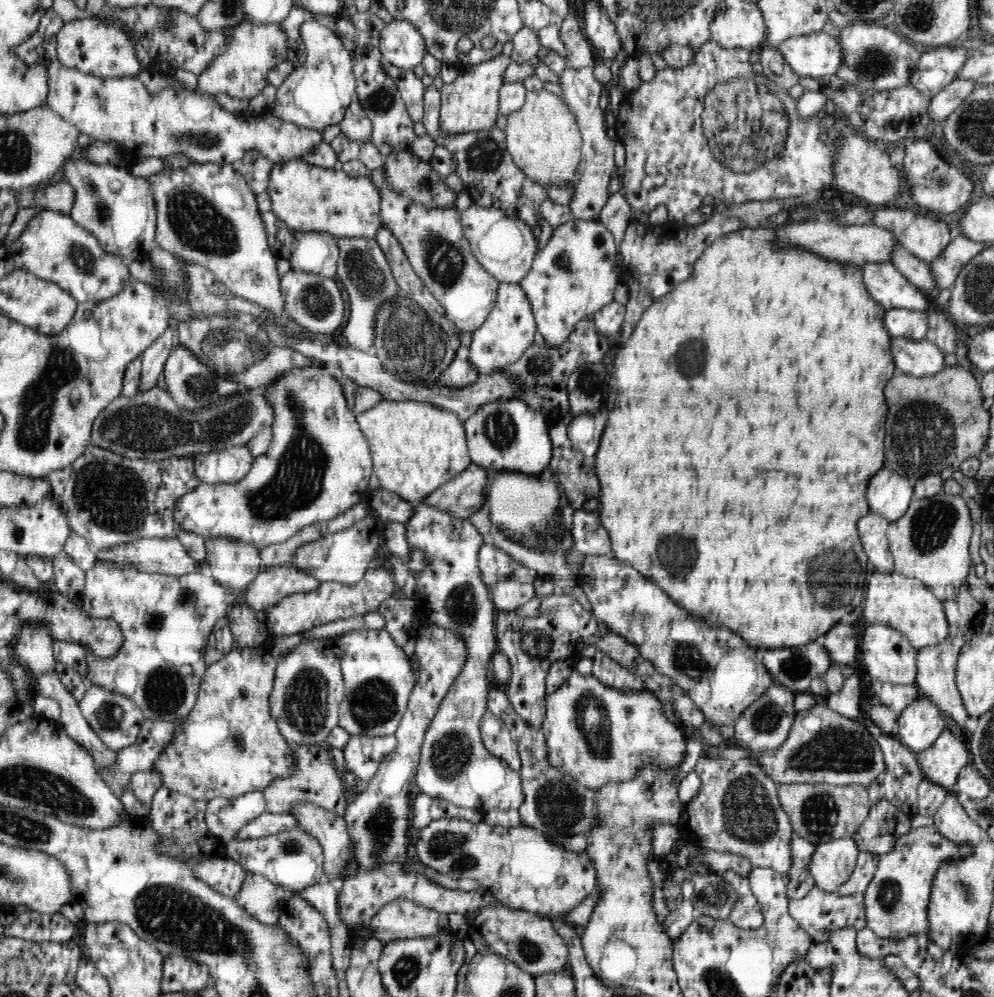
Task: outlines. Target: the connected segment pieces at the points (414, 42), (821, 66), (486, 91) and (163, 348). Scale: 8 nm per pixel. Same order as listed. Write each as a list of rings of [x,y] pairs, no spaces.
[[[395,19],[382,30],[379,37],[381,56],[394,66],[414,69],[427,53],[422,34],[407,21]]]
[[[824,31],[793,36],[774,47],[799,76],[816,79],[837,74],[843,61],[837,39]]]
[[[501,53],[492,60],[462,69],[451,83],[445,83],[441,90],[437,130],[446,135],[466,135],[494,128],[499,112],[499,92],[504,84],[503,74],[512,61],[511,56]]]
[[[169,327],[155,340],[150,347],[141,355],[142,357],[142,376],[140,376],[140,390],[144,392],[154,388],[158,382],[158,377],[164,372],[164,364],[172,352],[172,346],[177,340],[176,330],[178,327]]]

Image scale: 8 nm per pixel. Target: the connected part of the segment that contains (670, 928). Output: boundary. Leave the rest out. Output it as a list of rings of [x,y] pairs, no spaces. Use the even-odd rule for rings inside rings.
[[[684,880],[680,885],[681,901],[678,909],[671,913],[665,921],[664,932],[670,936],[672,941],[676,941],[686,930],[690,924],[698,917],[698,913],[691,901],[694,891],[694,884],[690,880]]]

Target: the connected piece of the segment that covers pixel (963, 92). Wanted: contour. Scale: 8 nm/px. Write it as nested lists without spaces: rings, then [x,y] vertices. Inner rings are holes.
[[[955,78],[930,100],[927,113],[931,120],[943,123],[964,100],[970,97],[976,87],[975,83]]]

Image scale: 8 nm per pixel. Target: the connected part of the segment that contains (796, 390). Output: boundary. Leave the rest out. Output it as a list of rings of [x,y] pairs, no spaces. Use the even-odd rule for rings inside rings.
[[[742,230],[738,234],[728,234],[726,238],[720,239],[711,247],[705,248],[696,260],[694,270],[688,277],[688,280],[680,282],[672,292],[655,299],[654,304],[644,310],[640,322],[632,331],[628,342],[624,342],[619,348],[620,352],[614,358],[614,368],[612,368],[612,378],[610,378],[610,392],[607,394],[608,406],[608,424],[602,433],[598,452],[595,456],[594,471],[600,485],[599,508],[601,526],[608,531],[610,546],[613,556],[620,563],[628,564],[634,568],[640,575],[654,581],[669,598],[678,606],[688,611],[690,615],[696,614],[697,618],[703,618],[703,621],[709,627],[724,627],[740,635],[745,643],[756,650],[774,650],[782,648],[803,647],[811,641],[821,640],[823,647],[827,650],[830,659],[839,666],[854,664],[856,653],[858,653],[858,633],[852,625],[844,625],[840,622],[846,612],[854,610],[854,606],[861,606],[865,597],[867,586],[866,566],[867,554],[864,552],[859,532],[857,531],[857,522],[860,517],[866,516],[869,511],[867,502],[866,486],[872,479],[872,476],[882,469],[884,464],[884,416],[888,412],[885,402],[884,390],[885,384],[897,373],[894,359],[890,350],[891,334],[884,326],[882,317],[886,312],[885,308],[878,304],[865,290],[863,279],[861,278],[861,268],[852,263],[842,263],[837,260],[822,259],[821,256],[814,255],[806,250],[773,250],[770,246],[771,233],[765,230]]]

